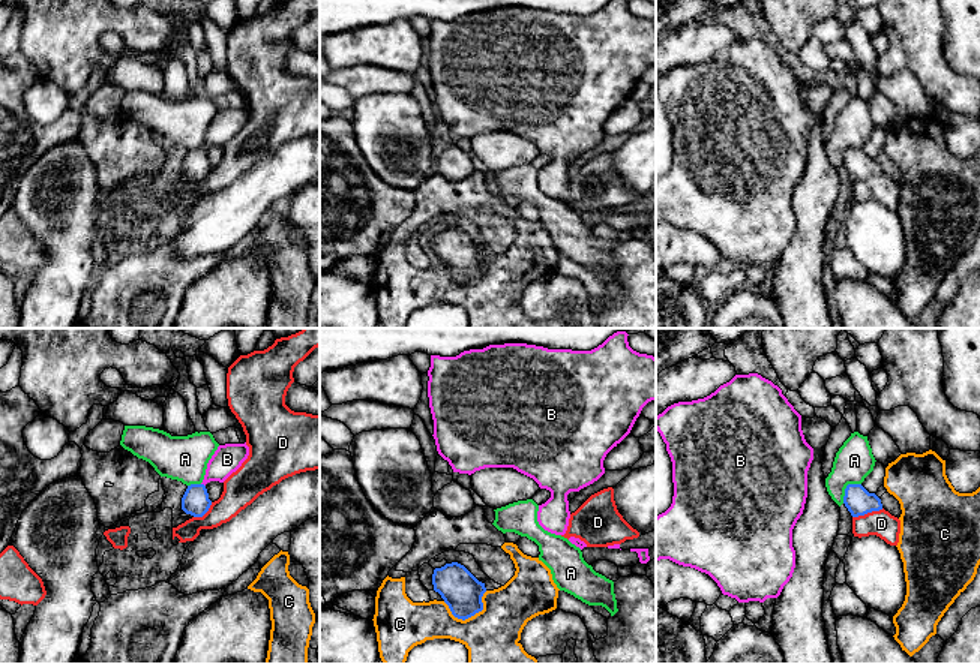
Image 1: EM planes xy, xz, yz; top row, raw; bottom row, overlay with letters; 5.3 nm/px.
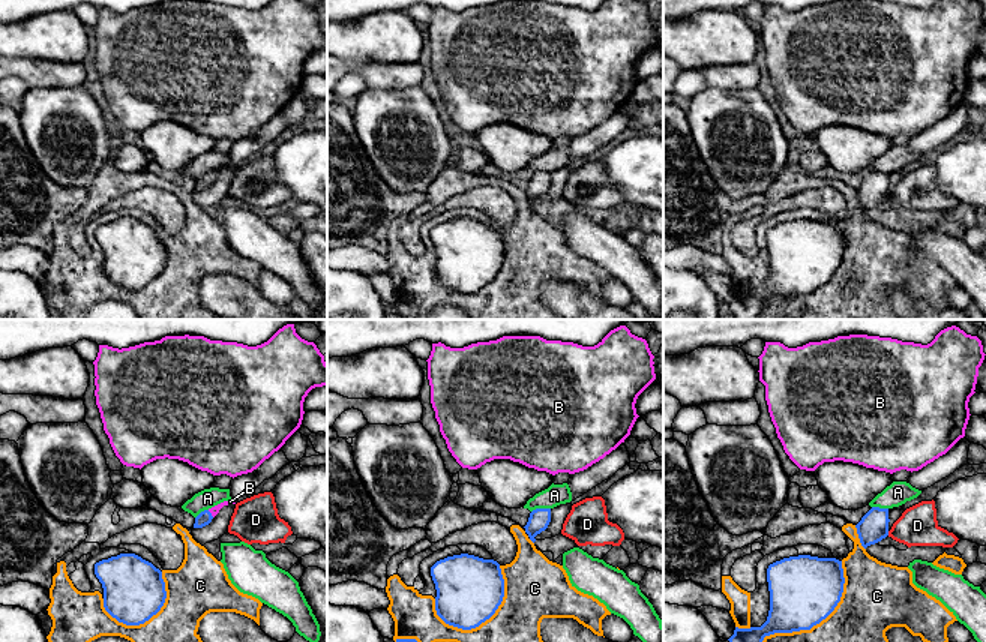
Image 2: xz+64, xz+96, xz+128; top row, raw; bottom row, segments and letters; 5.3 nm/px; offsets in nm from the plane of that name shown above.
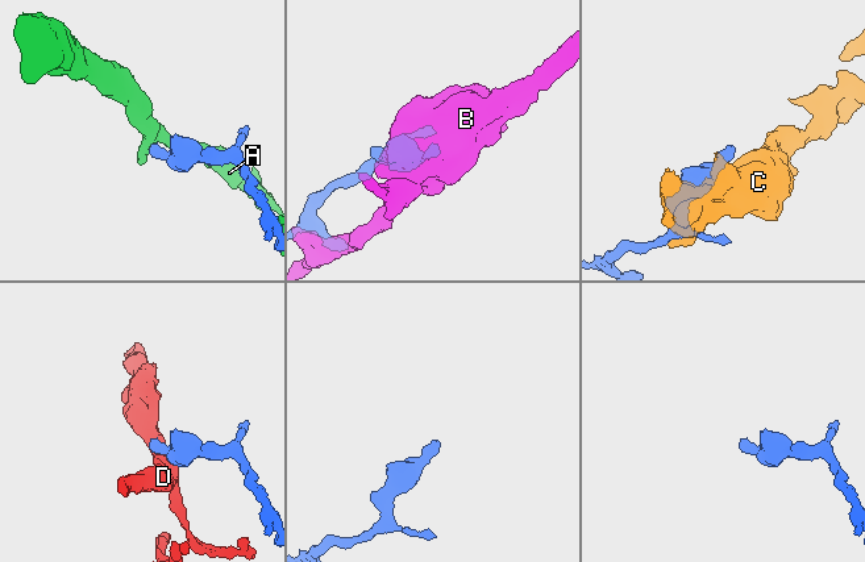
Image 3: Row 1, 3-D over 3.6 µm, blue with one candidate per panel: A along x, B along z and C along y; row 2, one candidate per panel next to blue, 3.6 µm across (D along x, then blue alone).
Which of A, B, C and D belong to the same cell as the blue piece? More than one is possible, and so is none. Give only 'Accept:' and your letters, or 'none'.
Accept: B

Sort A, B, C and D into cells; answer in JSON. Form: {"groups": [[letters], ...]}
{"groups": [["A"], ["B"], ["C"], ["D"]]}

